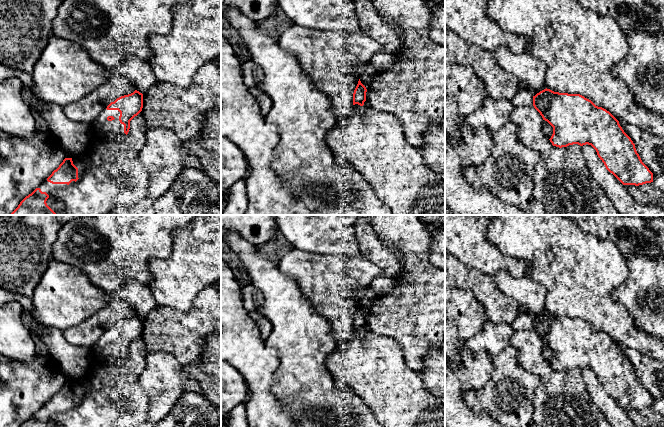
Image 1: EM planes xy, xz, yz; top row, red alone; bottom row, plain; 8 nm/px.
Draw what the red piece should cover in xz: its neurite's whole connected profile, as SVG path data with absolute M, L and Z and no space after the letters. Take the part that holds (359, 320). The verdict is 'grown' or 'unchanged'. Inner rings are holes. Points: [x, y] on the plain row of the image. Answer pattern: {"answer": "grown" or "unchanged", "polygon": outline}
{"answer": "unchanged", "polygon": "M359 303L358 308L353 317L353 329L358 328L360 330L363 330L364 326L366 325L366 316L366 311L361 307Z"}

